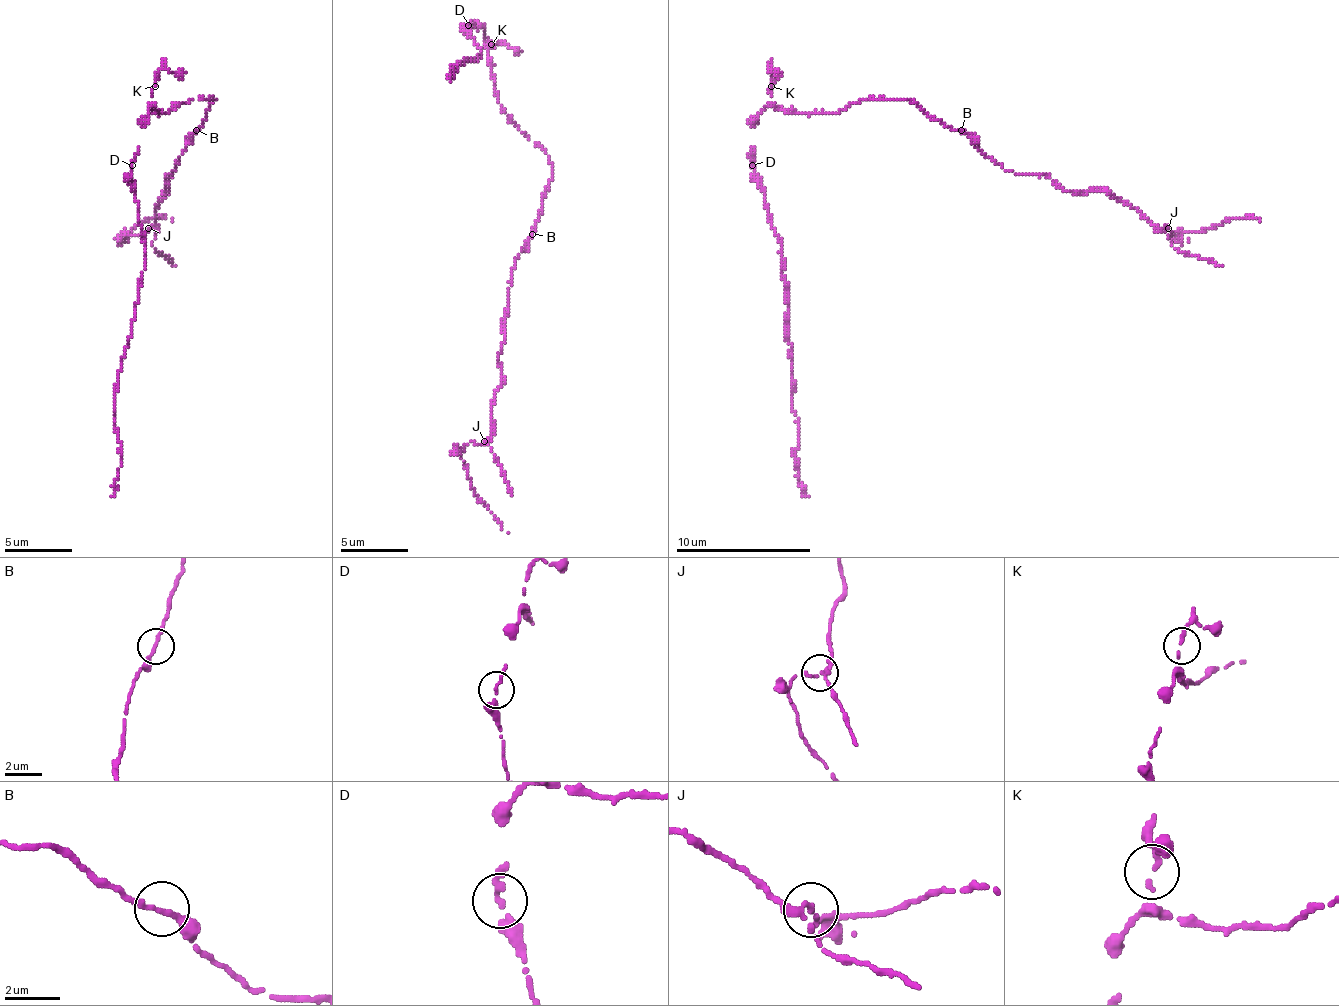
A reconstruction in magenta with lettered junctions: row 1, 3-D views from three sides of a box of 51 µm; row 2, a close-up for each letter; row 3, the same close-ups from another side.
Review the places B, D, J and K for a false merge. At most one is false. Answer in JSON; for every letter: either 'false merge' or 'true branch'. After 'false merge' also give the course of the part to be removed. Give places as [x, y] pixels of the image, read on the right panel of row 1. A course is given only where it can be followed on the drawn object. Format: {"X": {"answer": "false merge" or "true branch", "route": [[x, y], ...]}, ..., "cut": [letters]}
{"B": {"answer": "true branch"}, "D": {"answer": "false merge", "route": [[751, 164], [782, 245], [792, 394], [799, 432], [795, 466], [809, 496]]}, "J": {"answer": "true branch"}, "K": {"answer": "true branch"}, "cut": ["D"]}

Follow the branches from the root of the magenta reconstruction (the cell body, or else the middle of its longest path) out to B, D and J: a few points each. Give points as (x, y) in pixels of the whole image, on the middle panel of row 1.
B: (518, 126), (549, 156), (552, 166), (552, 180), (542, 200), (542, 214), (532, 227), (532, 234)
D: (518, 126), (498, 102), (484, 31), (478, 24), (467, 24)
J: (518, 126), (549, 156), (552, 180), (512, 272), (498, 356), (501, 383), (491, 407), (491, 438), (484, 441)

